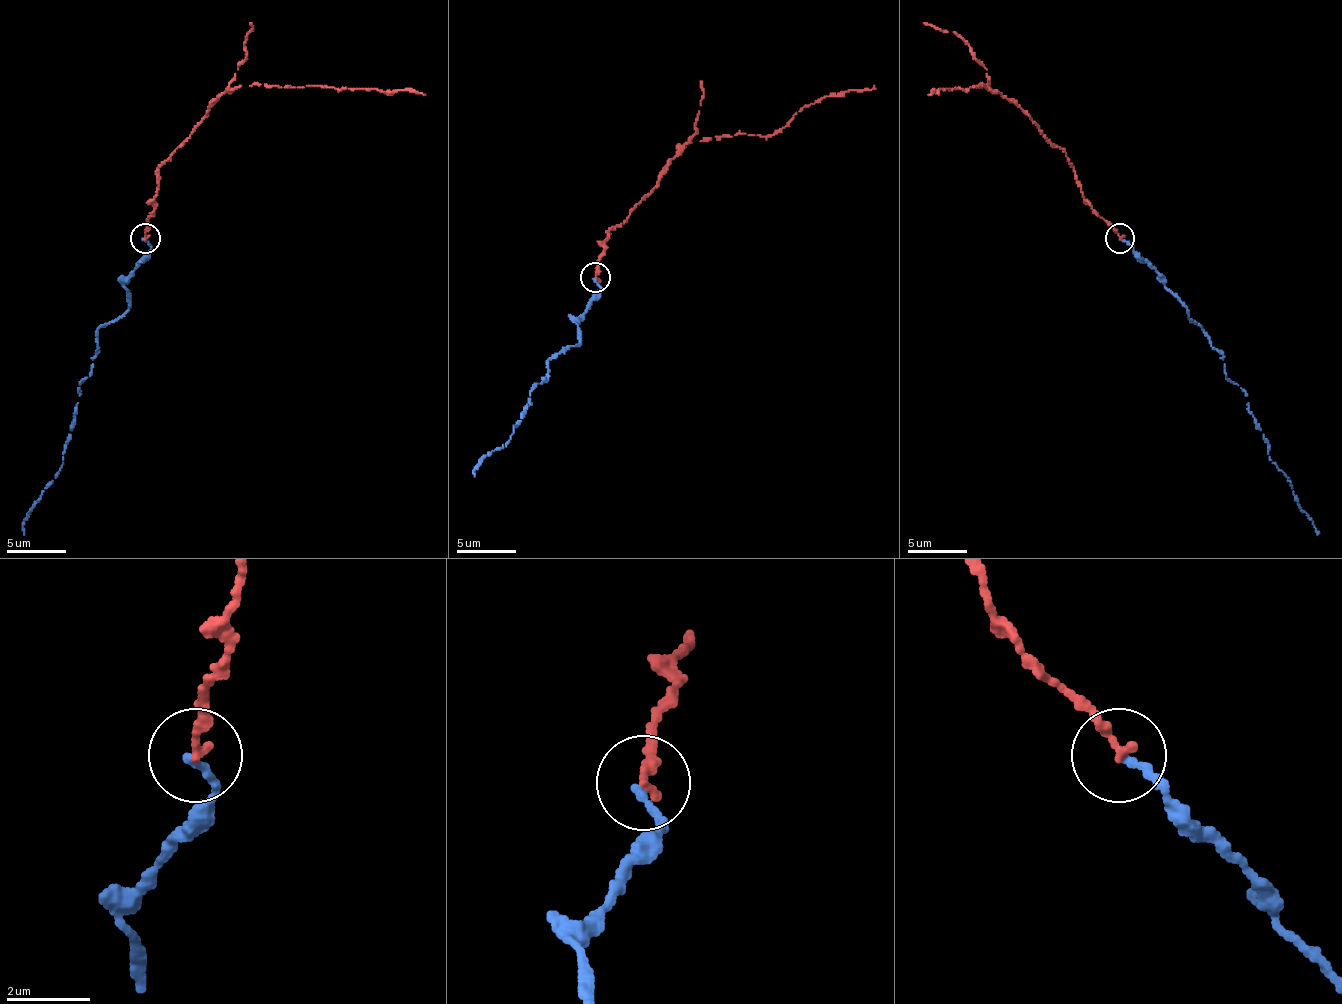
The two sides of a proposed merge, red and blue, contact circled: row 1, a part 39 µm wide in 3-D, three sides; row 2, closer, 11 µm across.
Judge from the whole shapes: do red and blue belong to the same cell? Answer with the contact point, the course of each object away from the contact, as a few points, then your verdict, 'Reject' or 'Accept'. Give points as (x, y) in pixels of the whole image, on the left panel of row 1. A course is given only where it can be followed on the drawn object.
Place: (145, 238). Course of red: (146, 239), (146, 218), (158, 194), (161, 164), (215, 101), (235, 86), (253, 83), (415, 89), (424, 95). Course of blue: (143, 239), (152, 248), (125, 284), (128, 308), (98, 329), (62, 466), (23, 535). Accept

